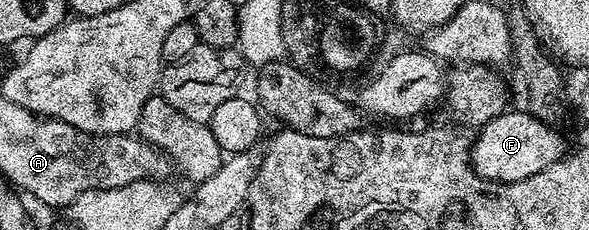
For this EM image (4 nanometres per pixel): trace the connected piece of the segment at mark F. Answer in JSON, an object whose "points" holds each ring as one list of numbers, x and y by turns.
{"points":[[529,111,501,112,478,129,472,140,470,163,474,165,474,173,485,180,495,180,498,184,511,184,532,178,532,174,540,174,540,170,552,166,552,162,567,155,566,140,558,131,555,125,537,120]]}

